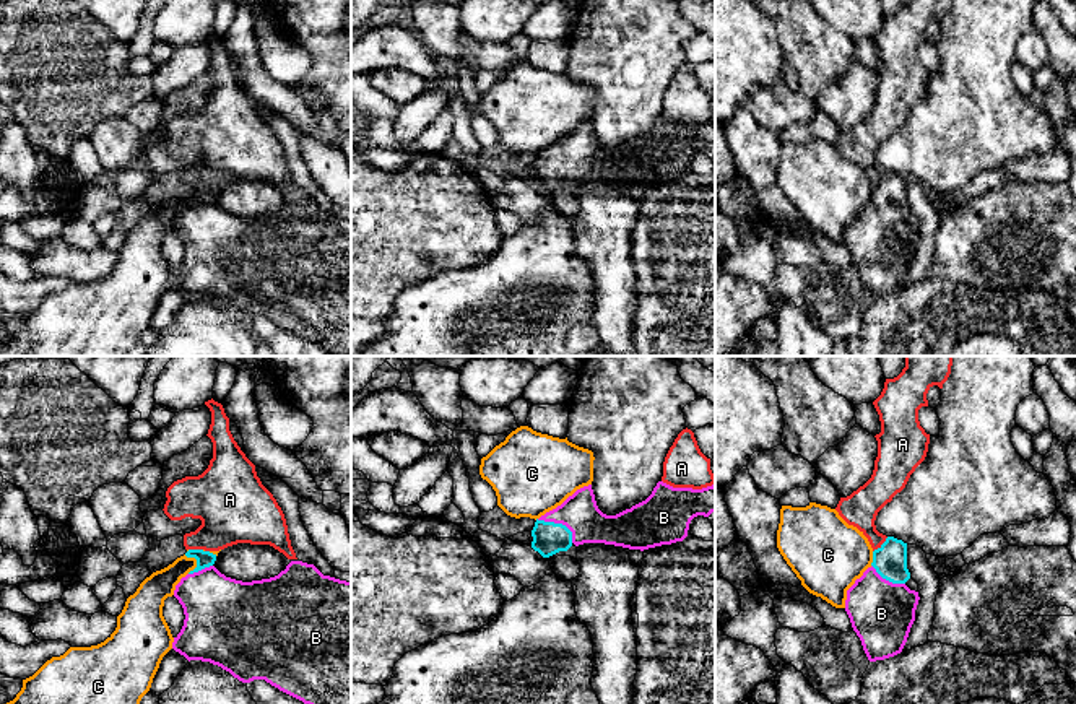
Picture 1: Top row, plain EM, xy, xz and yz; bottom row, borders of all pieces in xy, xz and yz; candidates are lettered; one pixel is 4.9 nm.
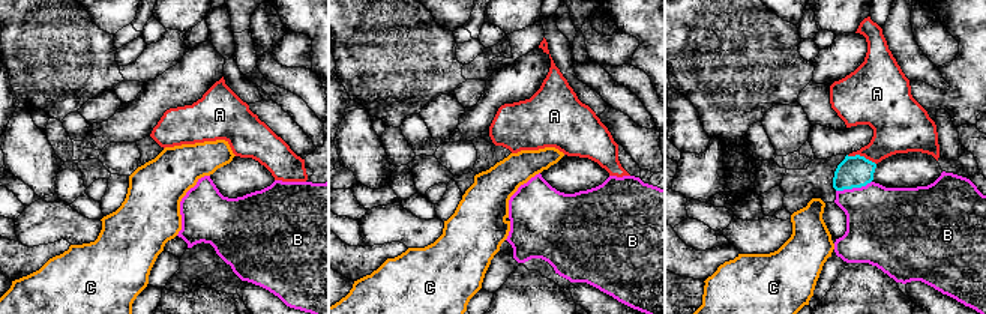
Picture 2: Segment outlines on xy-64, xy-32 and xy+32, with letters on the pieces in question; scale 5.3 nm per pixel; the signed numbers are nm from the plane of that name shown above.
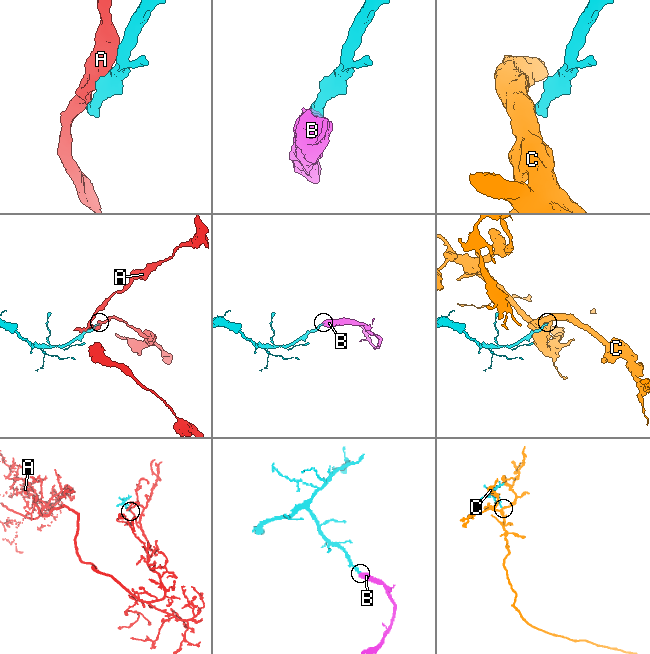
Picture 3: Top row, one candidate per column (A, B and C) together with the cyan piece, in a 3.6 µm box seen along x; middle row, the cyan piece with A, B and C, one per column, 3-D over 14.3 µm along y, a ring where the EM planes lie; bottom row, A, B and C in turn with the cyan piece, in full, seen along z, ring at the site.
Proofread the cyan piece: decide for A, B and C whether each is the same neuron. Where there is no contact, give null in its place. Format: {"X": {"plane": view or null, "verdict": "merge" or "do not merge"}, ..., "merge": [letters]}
{"A": {"plane": "yz", "verdict": "do not merge"}, "B": {"plane": "xz", "verdict": "merge"}, "C": {"plane": "xy", "verdict": "do not merge"}, "merge": ["B"]}

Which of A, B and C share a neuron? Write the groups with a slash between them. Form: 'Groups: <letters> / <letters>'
Groups: A / B / C

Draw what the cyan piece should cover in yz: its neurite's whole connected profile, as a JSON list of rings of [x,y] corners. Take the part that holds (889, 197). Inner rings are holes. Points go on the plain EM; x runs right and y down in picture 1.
[[[887,172],[886,177],[873,187],[871,202],[847,226],[845,247],[870,298],[900,289],[907,278],[920,236],[918,228],[905,221],[909,215],[907,179]]]

